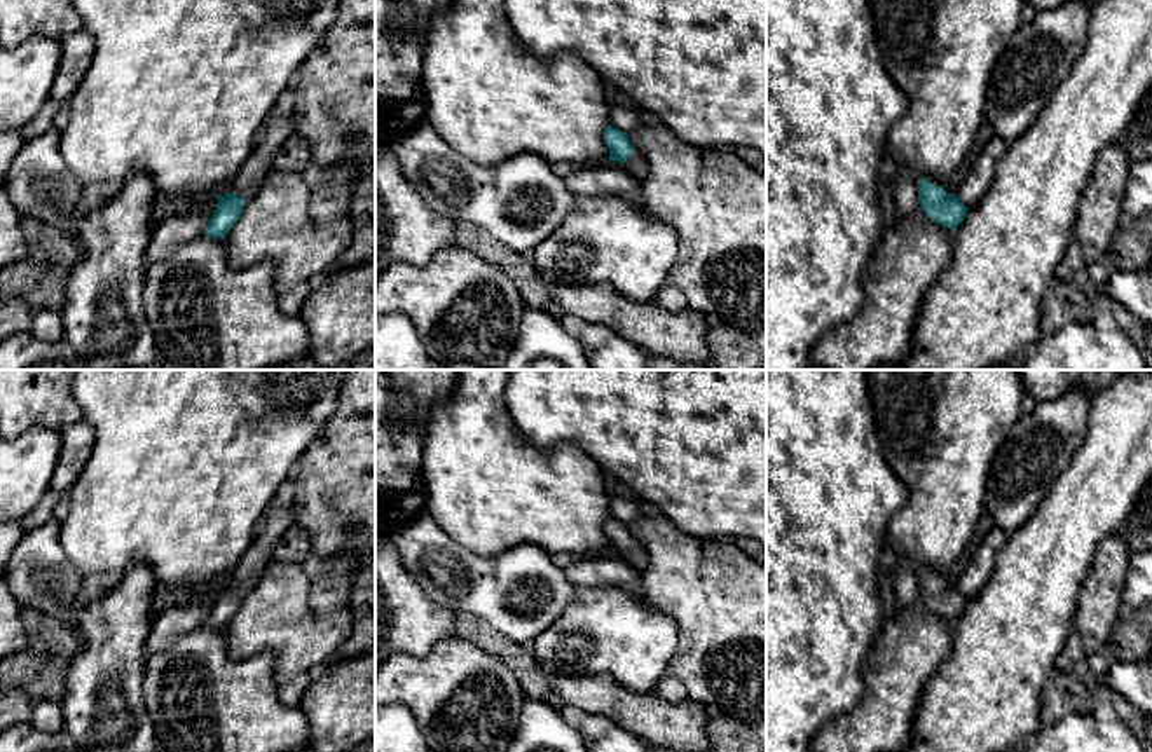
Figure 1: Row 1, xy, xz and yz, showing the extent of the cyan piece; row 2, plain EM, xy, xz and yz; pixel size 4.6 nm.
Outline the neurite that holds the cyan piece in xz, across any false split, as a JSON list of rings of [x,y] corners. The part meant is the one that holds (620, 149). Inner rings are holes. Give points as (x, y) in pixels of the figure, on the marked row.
[[[607,126],[604,131],[604,143],[609,148],[609,161],[616,161],[621,169],[642,180],[648,176],[648,162],[641,152],[630,143],[628,134]]]

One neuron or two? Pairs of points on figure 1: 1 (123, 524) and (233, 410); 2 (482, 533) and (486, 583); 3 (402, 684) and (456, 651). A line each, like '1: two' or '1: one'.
1: one
2: two
3: one

